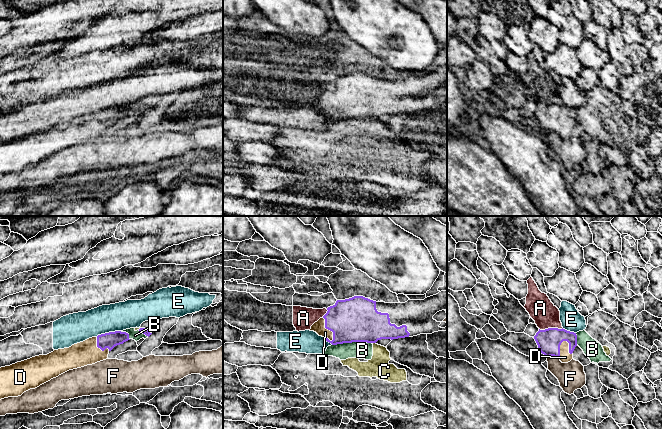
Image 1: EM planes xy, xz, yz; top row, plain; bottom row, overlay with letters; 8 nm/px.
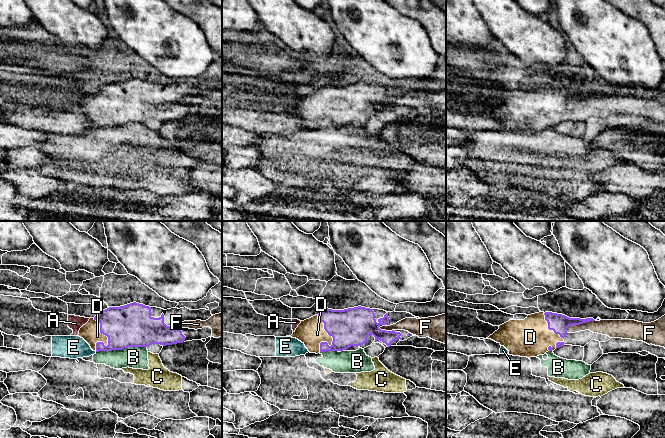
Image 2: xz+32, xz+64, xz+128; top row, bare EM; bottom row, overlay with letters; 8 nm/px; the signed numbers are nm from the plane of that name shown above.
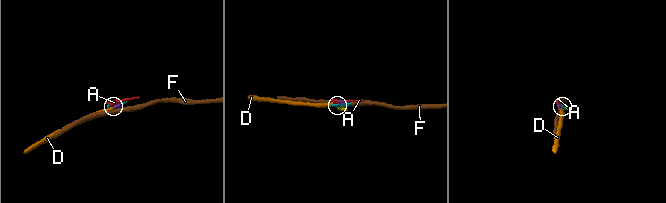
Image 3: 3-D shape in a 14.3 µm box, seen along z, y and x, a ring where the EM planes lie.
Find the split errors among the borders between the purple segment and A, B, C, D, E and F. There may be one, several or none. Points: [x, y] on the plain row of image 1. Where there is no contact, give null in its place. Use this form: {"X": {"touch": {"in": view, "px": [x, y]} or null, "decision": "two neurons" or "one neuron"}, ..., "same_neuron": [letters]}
{"A": {"touch": {"in": "yz", "px": [550, 104]}, "decision": "two neurons"}, "B": {"touch": {"in": "xz", "px": [351, 118]}, "decision": "two neurons"}, "C": {"touch": {"in": "xz", "px": [374, 118]}, "decision": "two neurons"}, "D": {"touch": {"in": "yz", "px": [559, 124]}, "decision": "one neuron"}, "E": {"touch": {"in": "xy", "px": [109, 108]}, "decision": "two neurons"}, "F": {"touch": {"in": "yz", "px": [553, 131]}, "decision": "two neurons"}, "same_neuron": ["D"]}

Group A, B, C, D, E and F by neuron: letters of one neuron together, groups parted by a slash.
A / B C / D / E / F

